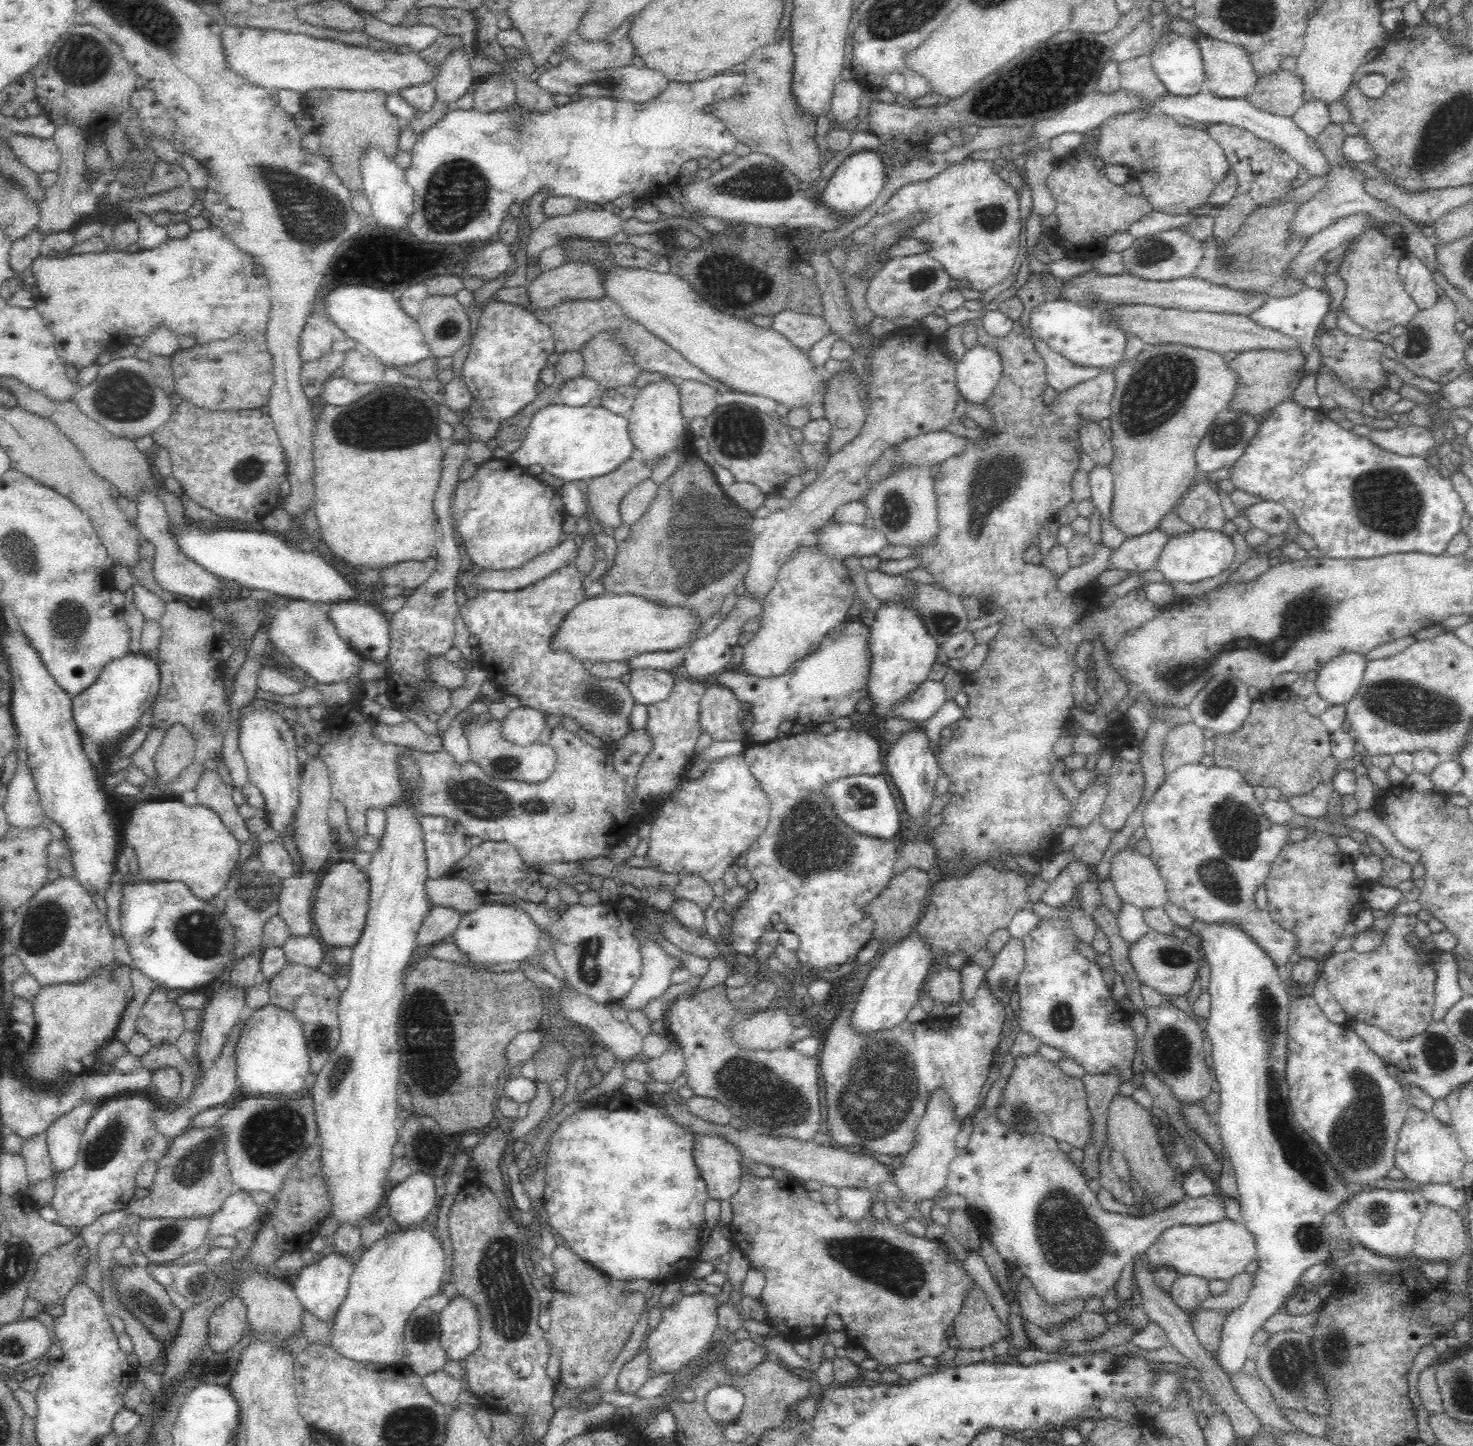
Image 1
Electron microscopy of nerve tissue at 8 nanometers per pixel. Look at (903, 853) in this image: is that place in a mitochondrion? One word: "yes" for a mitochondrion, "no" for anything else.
no

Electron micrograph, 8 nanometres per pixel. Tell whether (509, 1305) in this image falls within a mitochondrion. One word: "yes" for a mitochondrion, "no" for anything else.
yes

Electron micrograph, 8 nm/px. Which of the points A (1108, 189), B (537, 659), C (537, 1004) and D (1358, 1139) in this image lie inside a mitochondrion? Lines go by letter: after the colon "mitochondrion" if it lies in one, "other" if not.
A: other
B: other
C: other
D: mitochondrion

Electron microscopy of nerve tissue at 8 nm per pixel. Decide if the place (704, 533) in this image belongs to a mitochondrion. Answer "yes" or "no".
yes

